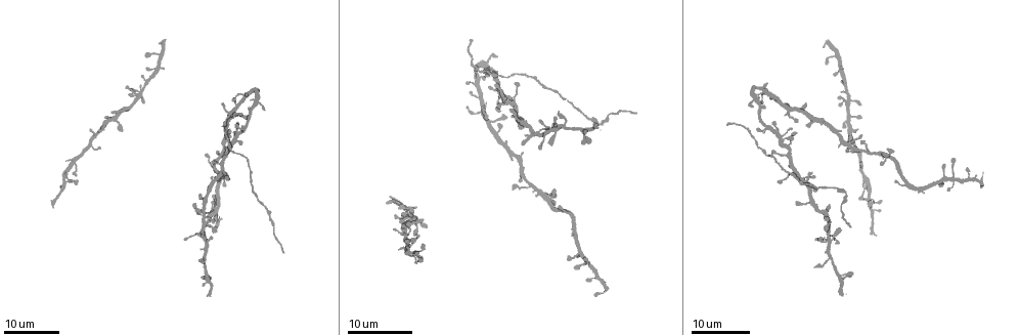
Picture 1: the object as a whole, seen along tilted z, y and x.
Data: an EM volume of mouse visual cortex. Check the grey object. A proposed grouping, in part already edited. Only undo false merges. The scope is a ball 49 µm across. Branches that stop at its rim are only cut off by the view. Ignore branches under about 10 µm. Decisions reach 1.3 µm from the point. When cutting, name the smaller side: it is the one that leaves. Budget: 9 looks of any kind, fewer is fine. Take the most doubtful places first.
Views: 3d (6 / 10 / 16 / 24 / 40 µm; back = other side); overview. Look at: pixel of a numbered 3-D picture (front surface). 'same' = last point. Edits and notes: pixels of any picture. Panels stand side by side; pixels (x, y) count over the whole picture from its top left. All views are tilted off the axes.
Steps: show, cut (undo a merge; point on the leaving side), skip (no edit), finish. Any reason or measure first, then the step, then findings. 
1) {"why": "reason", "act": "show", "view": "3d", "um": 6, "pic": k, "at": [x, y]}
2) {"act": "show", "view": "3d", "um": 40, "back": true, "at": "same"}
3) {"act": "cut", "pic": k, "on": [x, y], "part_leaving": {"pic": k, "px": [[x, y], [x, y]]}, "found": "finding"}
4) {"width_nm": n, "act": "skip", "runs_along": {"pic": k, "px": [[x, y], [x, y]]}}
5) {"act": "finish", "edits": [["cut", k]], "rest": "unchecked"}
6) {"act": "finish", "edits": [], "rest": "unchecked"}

{"why": "sudden change in width", "act": "show", "view": "3d", "um": 16, "pic": 1, "at": [503, 77]}

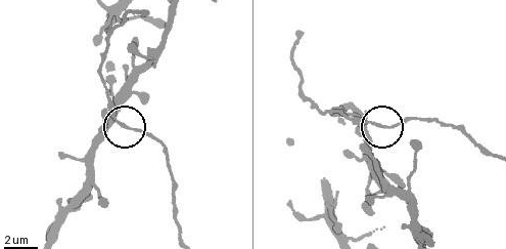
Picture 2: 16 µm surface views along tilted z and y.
{"why": "closer look", "act": "show", "view": "3d", "um": 10, "pic": 2, "at": [122, 123]}

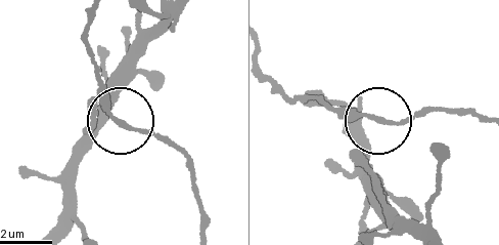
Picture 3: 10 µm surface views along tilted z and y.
{"why": "closer look", "act": "show", "view": "3d", "um": 6, "pic": 3, "at": [377, 116]}

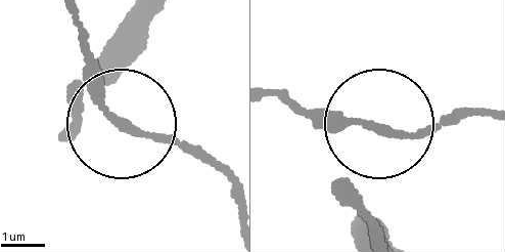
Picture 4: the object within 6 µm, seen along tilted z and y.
{"width_nm": 150, "act": "skip", "runs_along": {"pic": 4, "px": [[376, 227], [358, 193], [375, 128], [415, 138], [490, 112]]}, "found": "all the same neuron"}

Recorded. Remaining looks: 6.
{"why": "four arms meet", "act": "show", "view": "3d", "um": 24, "pic": 1, "at": [139, 90]}

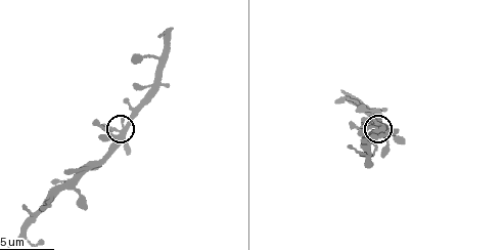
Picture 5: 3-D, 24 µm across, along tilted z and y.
{"act": "show", "view": "3d", "um": 6, "pic": 5, "at": [118, 132]}

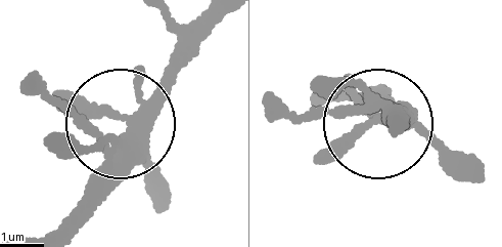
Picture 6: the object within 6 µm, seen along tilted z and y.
{"act": "skip", "found": "one neuron here"}

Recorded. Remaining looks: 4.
{"why": "branch point", "act": "show", "view": "3d", "um": 24, "pic": 1, "at": [216, 167]}

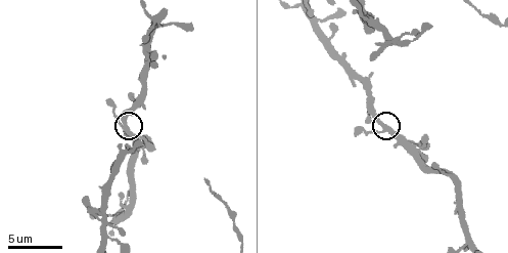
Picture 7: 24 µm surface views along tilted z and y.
{"act": "show", "view": "3d", "um": 6, "pic": 7, "at": [385, 131]}

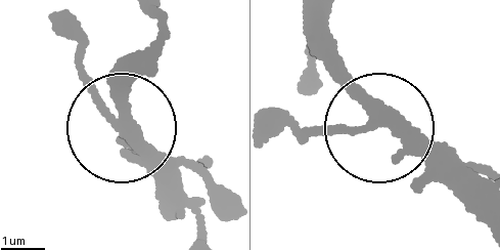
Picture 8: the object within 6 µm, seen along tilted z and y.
{"width_nm": 270, "act": "skip", "runs_along": {"pic": 8, "px": [[321, 22], [342, 84], [459, 204]]}, "found": "all the same neuron"}

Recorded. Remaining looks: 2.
{"why": "three-way junction", "act": "show", "view": "3d", "um": 16, "pic": 7, "at": [319, 37]}

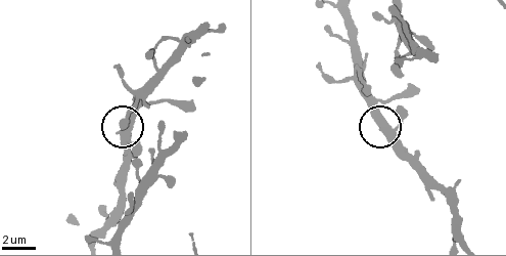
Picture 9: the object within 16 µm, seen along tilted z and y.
{"arms": 3, "act": "skip", "found": "all the same neuron"}

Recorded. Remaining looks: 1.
{"act": "finish", "edits": [], "rest": "unchecked"}

